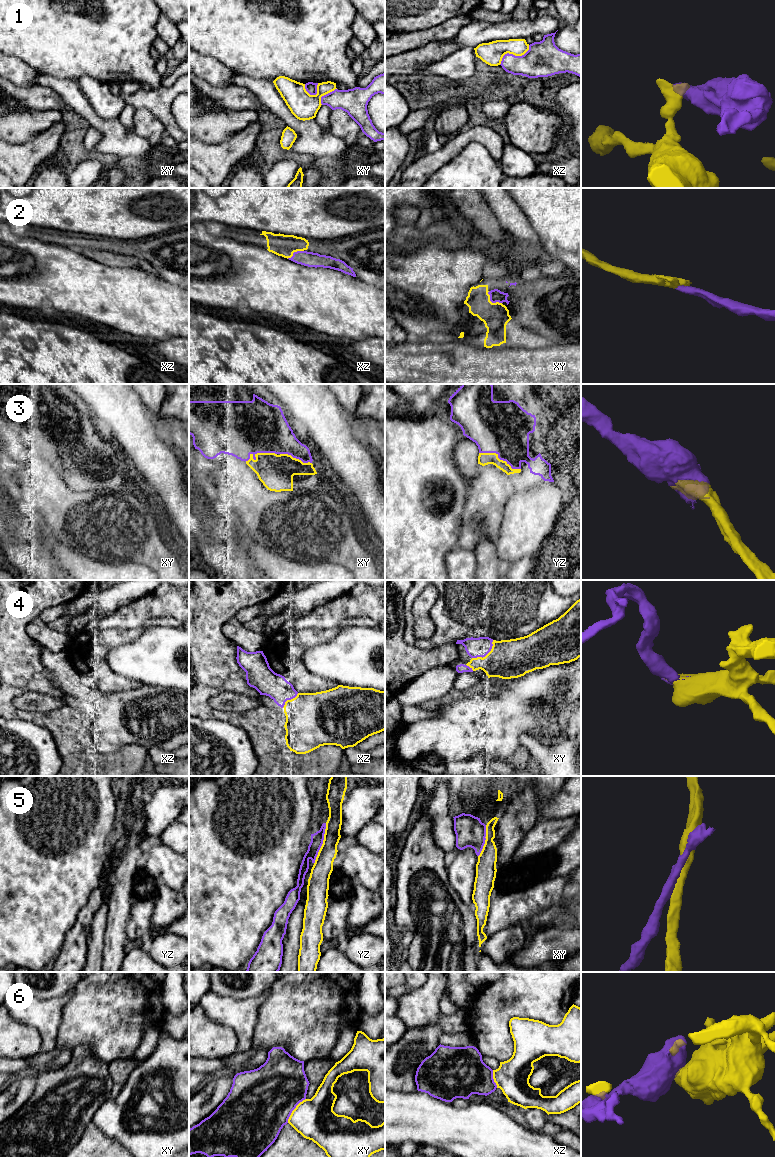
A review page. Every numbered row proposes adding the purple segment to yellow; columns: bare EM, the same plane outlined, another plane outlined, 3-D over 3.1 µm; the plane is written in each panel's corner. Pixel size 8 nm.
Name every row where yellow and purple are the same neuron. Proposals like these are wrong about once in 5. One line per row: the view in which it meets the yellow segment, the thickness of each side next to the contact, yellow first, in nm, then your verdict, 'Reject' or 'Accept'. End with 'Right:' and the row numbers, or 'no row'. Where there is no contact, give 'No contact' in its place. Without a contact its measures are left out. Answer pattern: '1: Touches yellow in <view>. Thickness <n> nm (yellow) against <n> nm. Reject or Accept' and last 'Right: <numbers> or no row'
1: Touches yellow in xz. Thickness 180 nm (yellow) against 280 nm. Reject
2: Touches yellow in xy. Thickness 220 nm (yellow) against 100 nm. Accept
3: Touches yellow in yz. Thickness 100 nm (yellow) against 420 nm. Accept
4: Touches yellow in xy. Thickness 320 nm (yellow) against 160 nm. Accept
5: Touches yellow in yz. Thickness 160 nm (yellow) against 100 nm. Reject
6: Touches yellow in xy. Thickness 320 nm (yellow) against 480 nm. Reject
Right: 2, 3, 4

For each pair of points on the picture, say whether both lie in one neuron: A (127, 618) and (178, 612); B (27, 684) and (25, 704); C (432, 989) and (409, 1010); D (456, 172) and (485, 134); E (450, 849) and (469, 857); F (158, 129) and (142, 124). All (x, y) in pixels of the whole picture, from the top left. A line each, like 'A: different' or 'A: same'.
A: same
B: different
C: same
D: different
E: different
F: same

